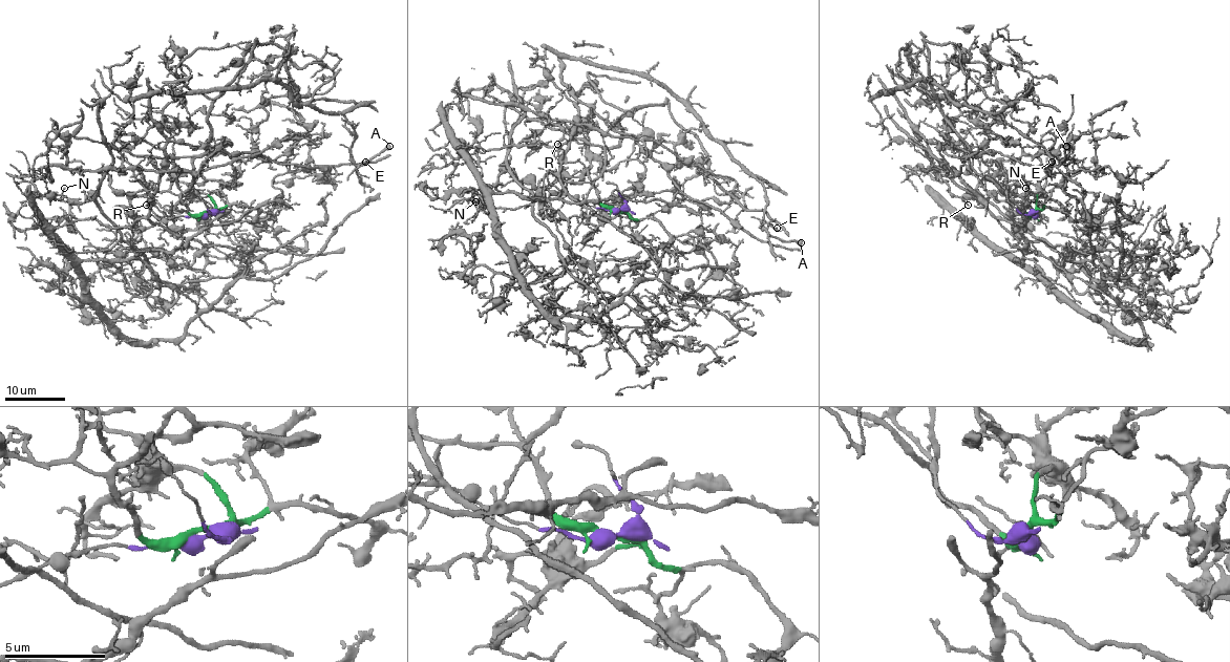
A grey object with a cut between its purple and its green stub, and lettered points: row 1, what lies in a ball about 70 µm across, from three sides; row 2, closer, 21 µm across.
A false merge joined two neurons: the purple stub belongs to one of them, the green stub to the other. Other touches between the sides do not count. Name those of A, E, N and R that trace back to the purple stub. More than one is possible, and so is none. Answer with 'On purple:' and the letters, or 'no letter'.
On purple: A, E, R

